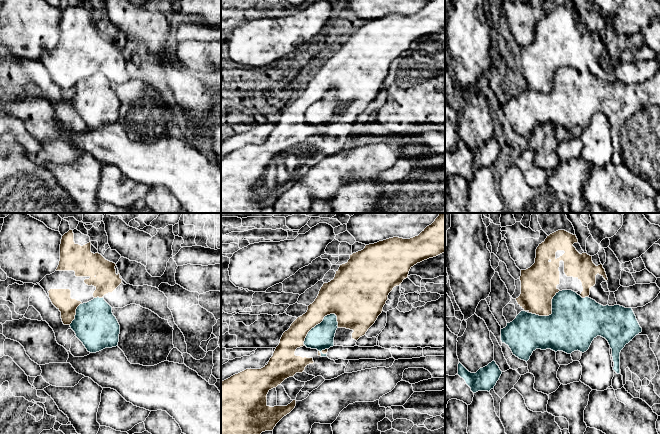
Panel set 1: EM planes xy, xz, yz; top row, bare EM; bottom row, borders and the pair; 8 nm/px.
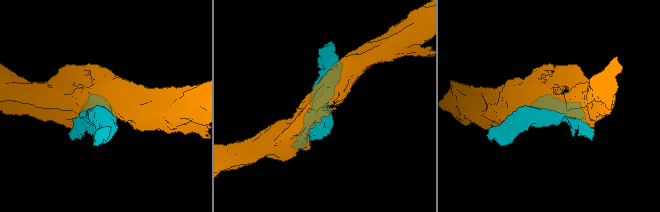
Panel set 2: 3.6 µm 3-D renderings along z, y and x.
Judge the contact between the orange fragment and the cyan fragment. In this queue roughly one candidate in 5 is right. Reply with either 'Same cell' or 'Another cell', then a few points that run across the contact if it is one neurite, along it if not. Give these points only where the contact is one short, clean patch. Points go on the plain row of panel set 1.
Another cell

